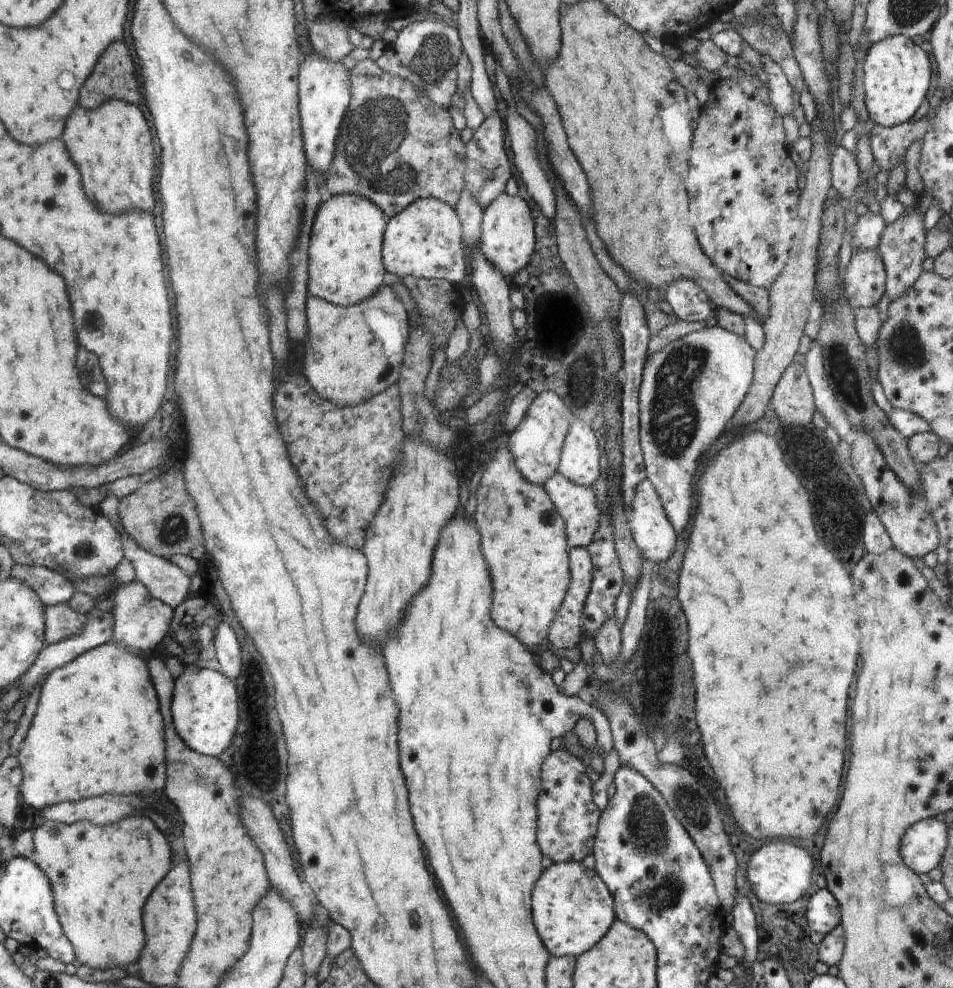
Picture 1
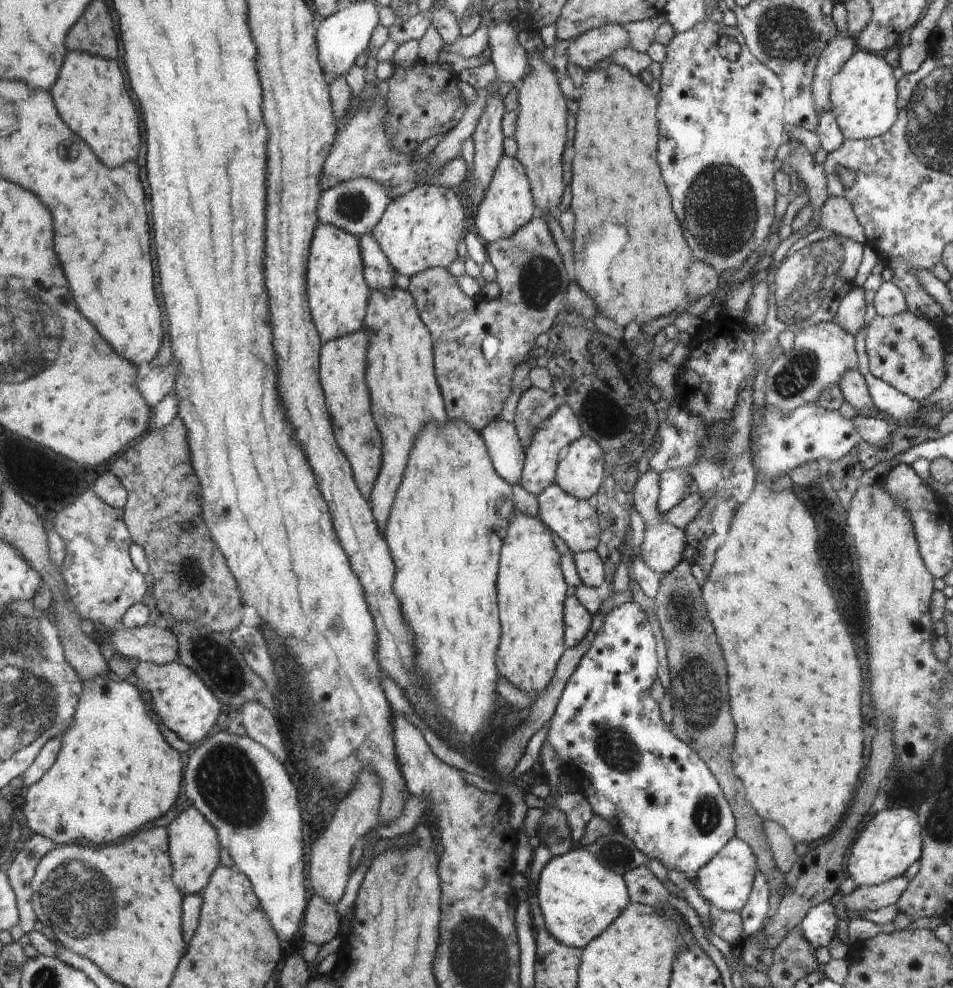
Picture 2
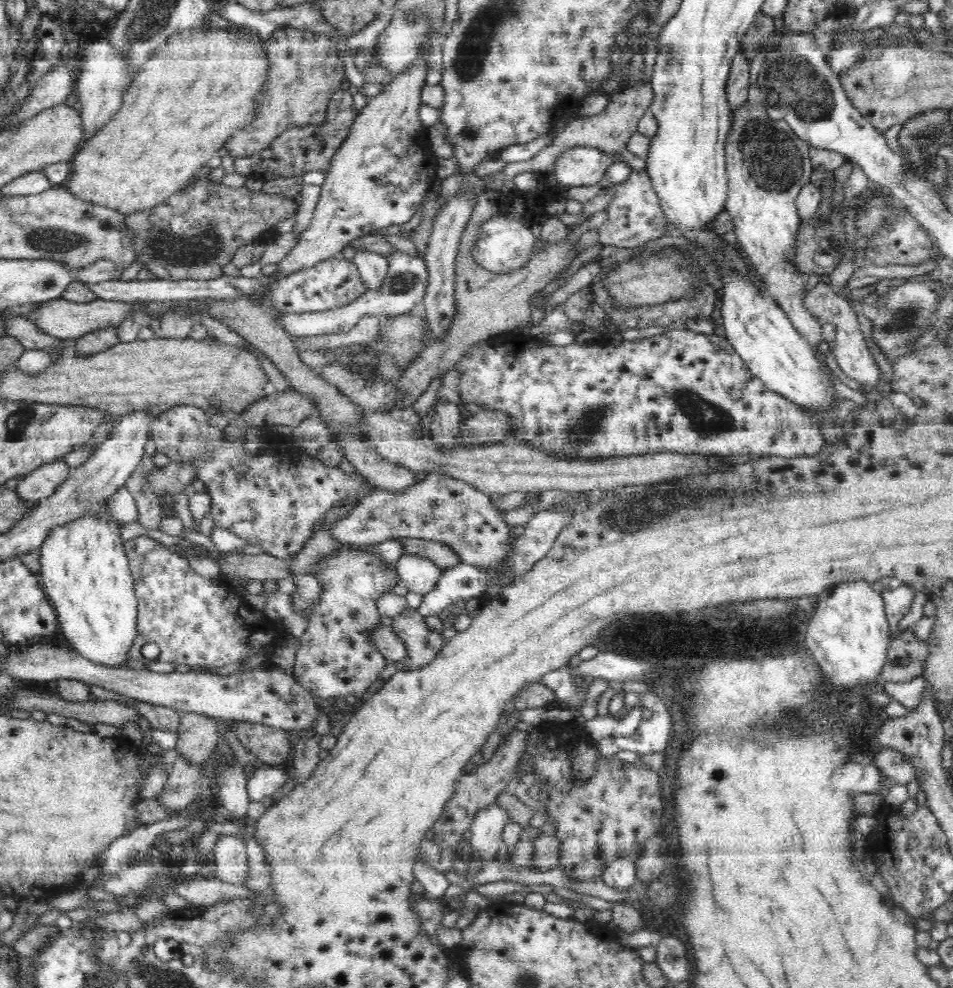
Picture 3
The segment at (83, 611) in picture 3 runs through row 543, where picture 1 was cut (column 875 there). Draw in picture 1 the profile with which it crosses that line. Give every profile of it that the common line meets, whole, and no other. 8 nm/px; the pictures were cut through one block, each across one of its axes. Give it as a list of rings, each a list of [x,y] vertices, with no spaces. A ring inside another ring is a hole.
[[[893,35],[870,46],[862,67],[862,87],[869,118],[882,127],[906,124],[916,114],[930,88],[932,64],[926,52],[916,46],[911,38]]]

